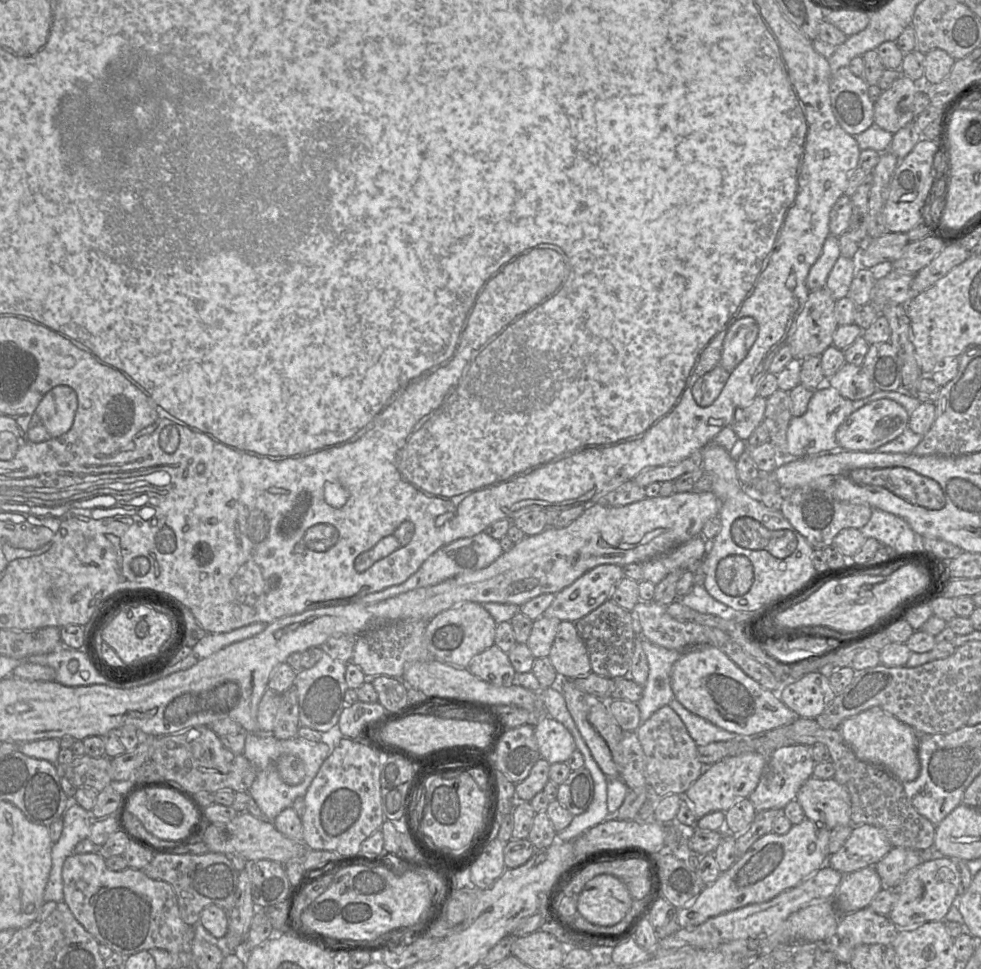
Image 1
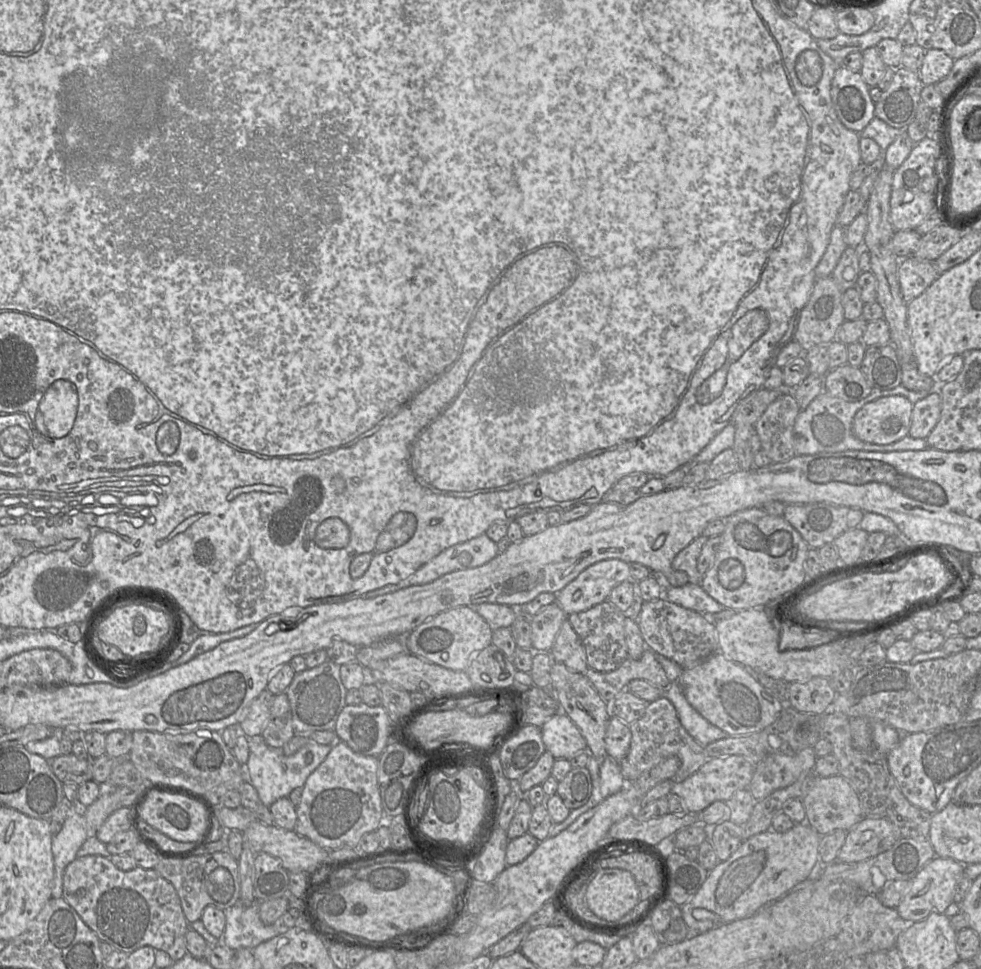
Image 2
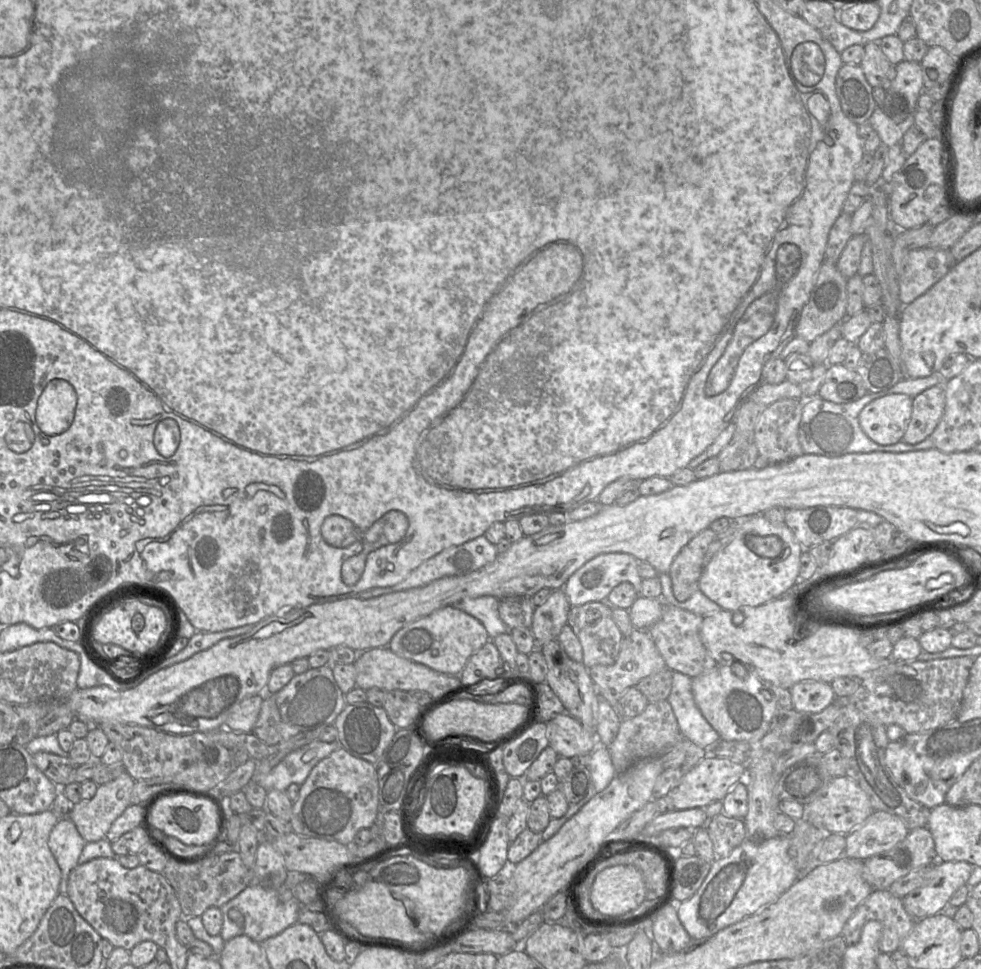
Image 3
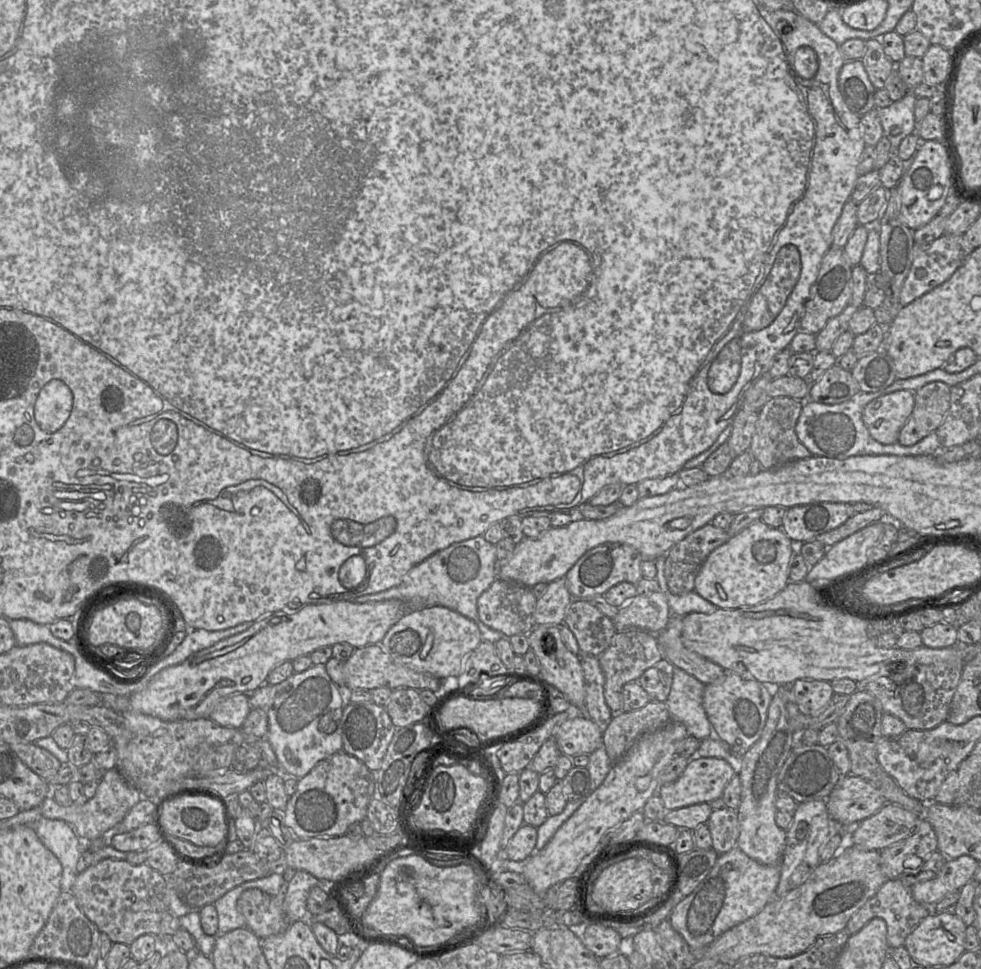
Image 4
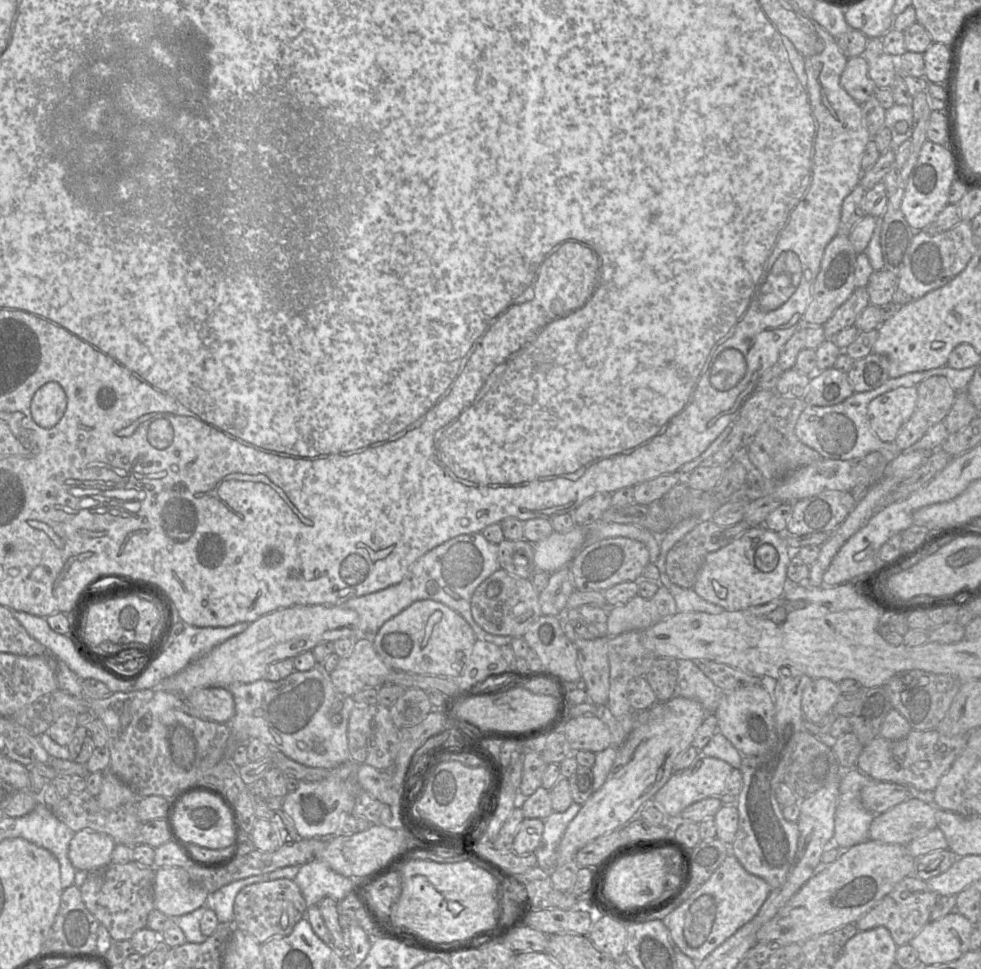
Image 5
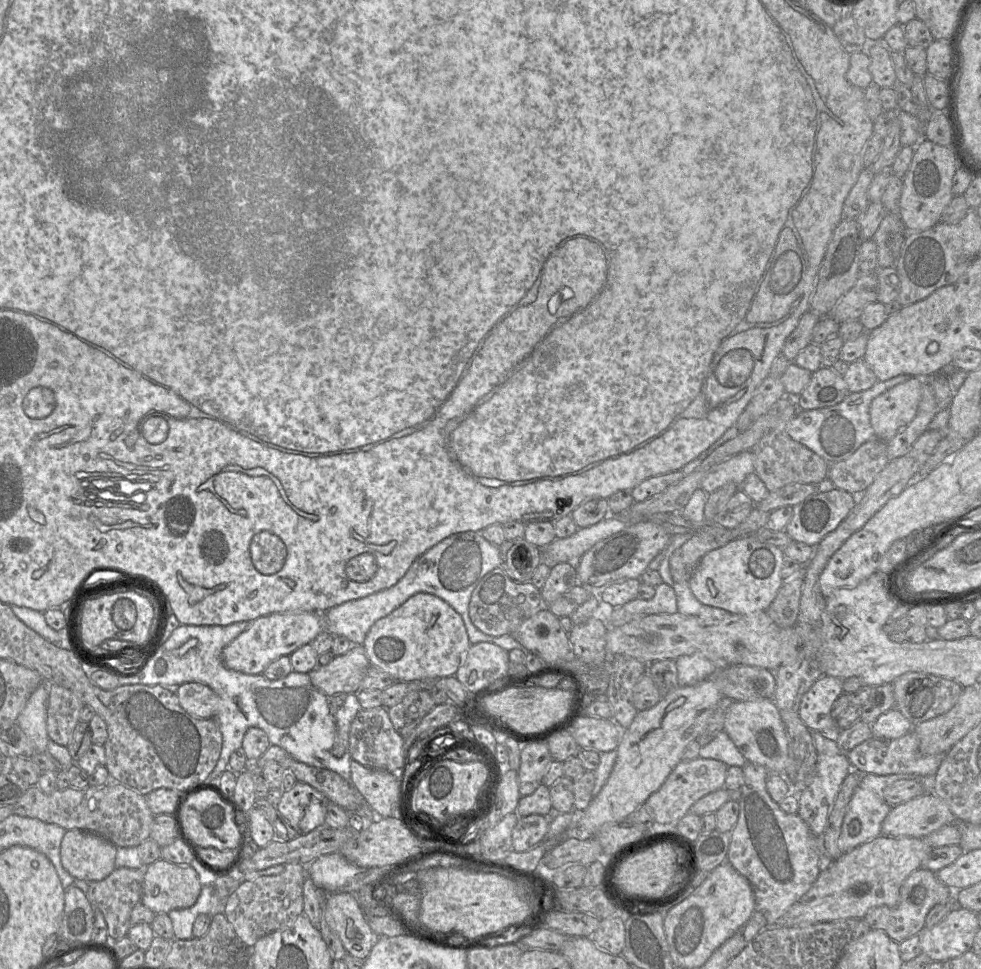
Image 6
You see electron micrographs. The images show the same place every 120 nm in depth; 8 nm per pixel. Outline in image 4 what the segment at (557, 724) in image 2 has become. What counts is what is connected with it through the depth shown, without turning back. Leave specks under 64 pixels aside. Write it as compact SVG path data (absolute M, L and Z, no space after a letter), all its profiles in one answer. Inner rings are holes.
M586 714L566 720L555 730L553 738L561 753L569 757L591 754L603 746L603 731Z

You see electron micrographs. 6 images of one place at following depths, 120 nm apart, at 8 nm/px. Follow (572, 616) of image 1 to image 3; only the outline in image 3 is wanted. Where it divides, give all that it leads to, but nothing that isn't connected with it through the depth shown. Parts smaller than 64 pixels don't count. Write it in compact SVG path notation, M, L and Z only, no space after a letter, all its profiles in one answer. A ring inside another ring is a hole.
M611 552L595 556L576 570L565 582L563 591L571 606L579 606L588 602L607 601L609 593L622 582L631 583L641 595L642 578L638 572L638 559L624 552Z

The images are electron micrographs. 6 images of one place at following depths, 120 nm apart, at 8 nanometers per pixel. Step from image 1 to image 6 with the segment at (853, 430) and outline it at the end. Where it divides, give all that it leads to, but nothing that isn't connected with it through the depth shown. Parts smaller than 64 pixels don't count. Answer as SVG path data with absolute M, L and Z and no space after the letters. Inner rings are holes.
M912 377L877 396L870 405L870 424L878 439L889 442L916 416L922 397L921 379Z

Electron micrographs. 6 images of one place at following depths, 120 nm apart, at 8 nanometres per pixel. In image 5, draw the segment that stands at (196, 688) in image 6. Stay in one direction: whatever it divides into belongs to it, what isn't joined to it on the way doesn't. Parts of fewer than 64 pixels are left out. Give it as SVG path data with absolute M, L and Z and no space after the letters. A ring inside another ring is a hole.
M224 687L198 689L184 698L190 707L213 722L228 723L235 714L233 695Z

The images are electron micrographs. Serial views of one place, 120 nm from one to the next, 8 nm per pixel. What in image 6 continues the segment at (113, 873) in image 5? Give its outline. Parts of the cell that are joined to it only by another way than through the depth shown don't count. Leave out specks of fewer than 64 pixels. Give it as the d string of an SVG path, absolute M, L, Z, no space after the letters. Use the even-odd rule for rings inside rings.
M115 868L105 879L89 883L86 893L94 909L104 916L108 929L109 941L117 941L127 936L131 927L131 911L143 896L144 868Z

